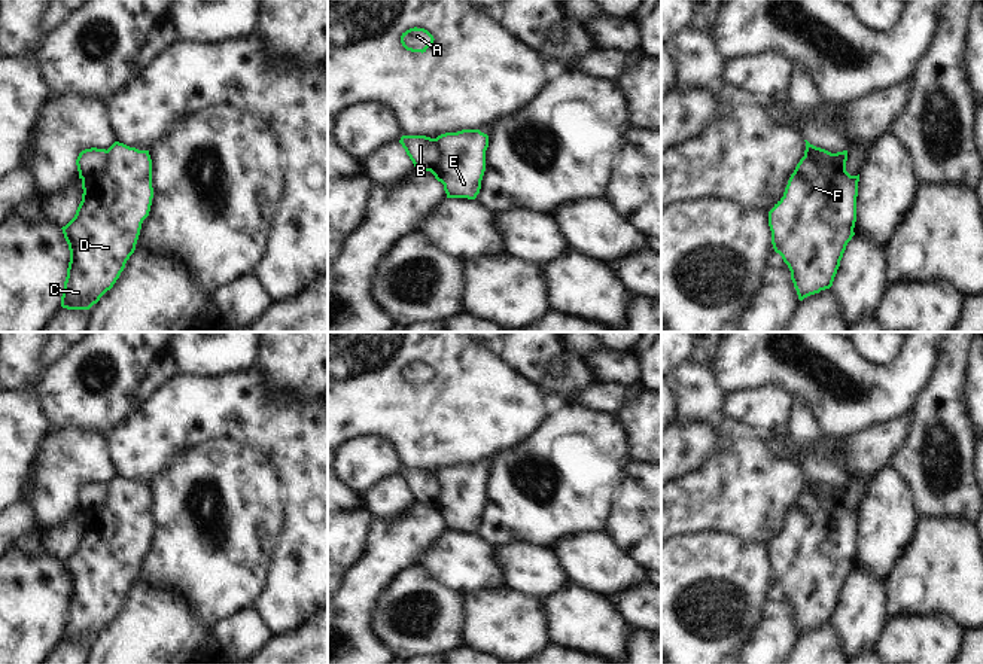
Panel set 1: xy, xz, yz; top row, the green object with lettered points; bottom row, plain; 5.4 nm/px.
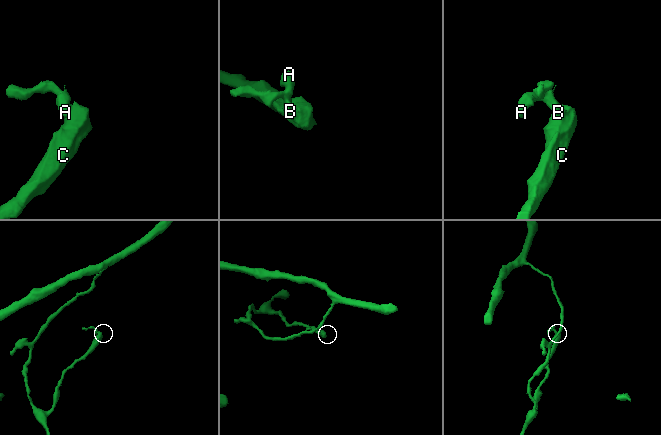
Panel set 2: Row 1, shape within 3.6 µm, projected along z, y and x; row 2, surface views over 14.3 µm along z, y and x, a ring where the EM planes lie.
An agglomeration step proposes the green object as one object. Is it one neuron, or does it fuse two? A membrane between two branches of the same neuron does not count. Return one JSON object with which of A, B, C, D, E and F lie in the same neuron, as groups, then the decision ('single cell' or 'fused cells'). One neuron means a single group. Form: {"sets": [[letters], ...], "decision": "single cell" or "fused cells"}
{"sets": [["A", "B"], ["C", "D", "E", "F"]], "decision": "fused cells"}

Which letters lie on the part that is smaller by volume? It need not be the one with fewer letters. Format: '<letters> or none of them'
A, B

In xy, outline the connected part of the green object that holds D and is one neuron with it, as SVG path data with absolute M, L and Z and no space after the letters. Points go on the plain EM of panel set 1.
M115 475L106 499L82 512L82 523L74 551L61 561L70 584L61 630L67 643L97 637L134 587L153 531L149 484Z

